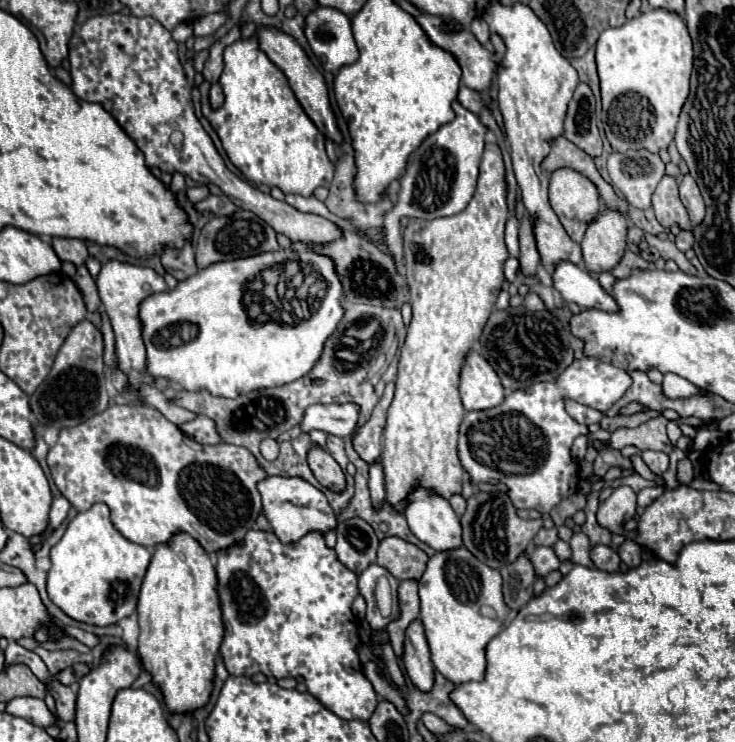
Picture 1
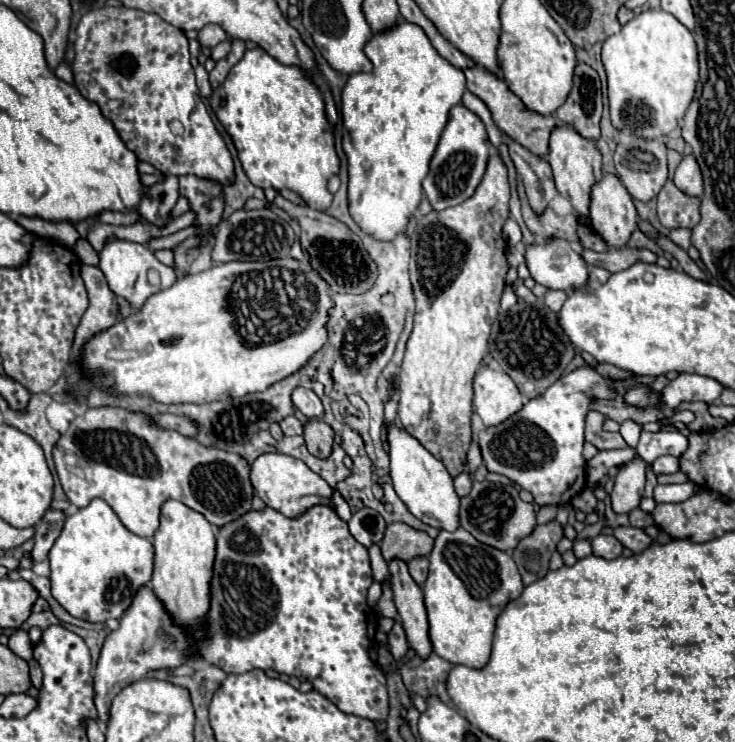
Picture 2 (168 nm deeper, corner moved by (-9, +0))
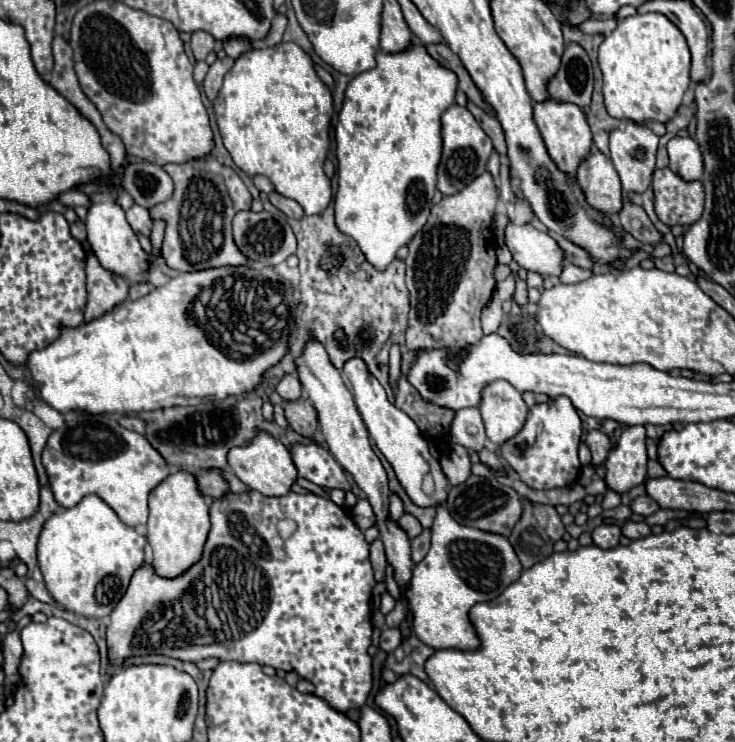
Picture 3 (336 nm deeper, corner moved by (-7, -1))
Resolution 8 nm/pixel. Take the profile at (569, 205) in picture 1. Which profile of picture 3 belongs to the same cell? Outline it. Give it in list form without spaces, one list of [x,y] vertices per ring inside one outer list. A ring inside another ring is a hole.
[[[546,98],[544,102],[534,104],[534,122],[540,128],[548,154],[558,164],[558,168],[574,174],[574,170],[578,170],[578,162],[582,162],[586,154],[590,154],[590,146],[592,146],[592,132],[588,128],[584,110],[572,102],[560,102],[554,98]]]

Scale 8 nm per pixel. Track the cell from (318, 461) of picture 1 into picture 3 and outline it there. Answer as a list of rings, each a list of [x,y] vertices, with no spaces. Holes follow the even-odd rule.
[[[302,394],[298,400],[290,400],[284,404],[284,416],[292,430],[298,434],[314,434],[318,424],[318,414],[314,414],[312,402]]]

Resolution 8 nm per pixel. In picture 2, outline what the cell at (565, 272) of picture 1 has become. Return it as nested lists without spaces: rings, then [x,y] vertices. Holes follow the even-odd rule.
[[[554,239],[548,245],[530,245],[526,261],[536,283],[548,289],[570,293],[588,285],[586,261],[564,239]]]

